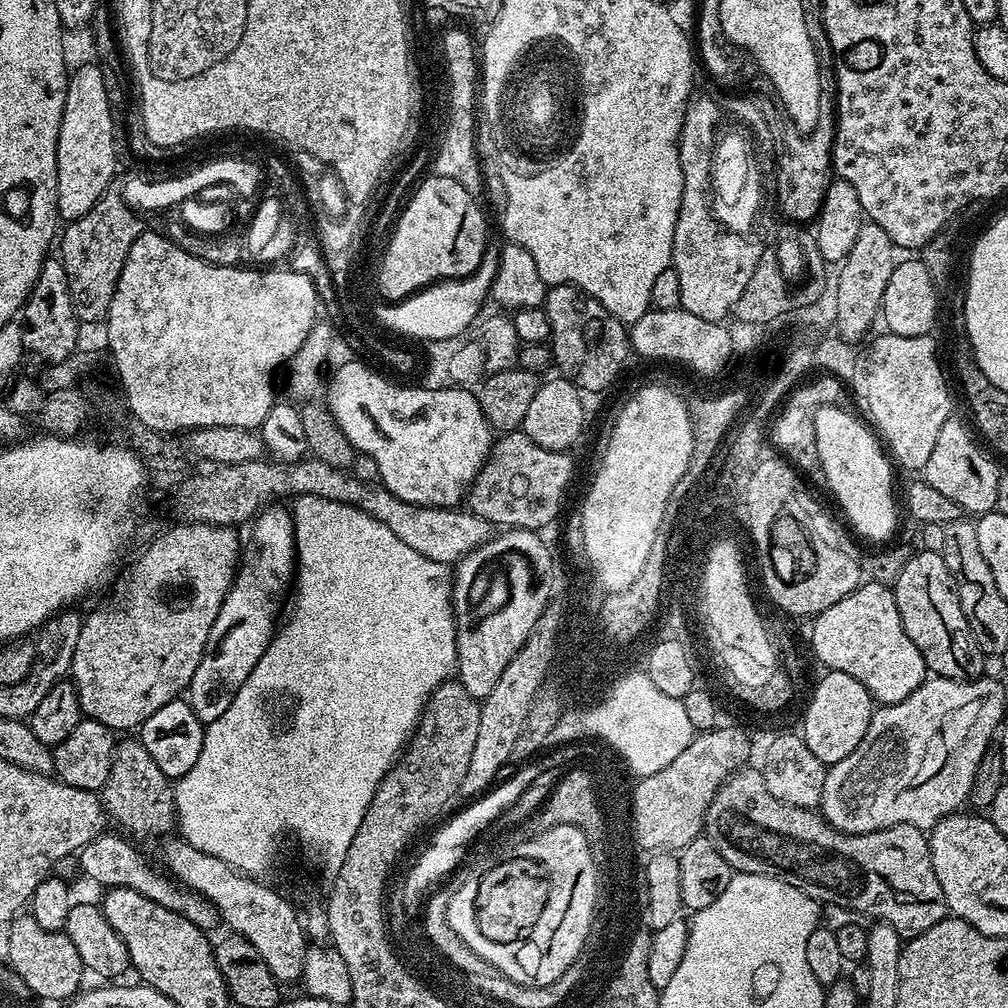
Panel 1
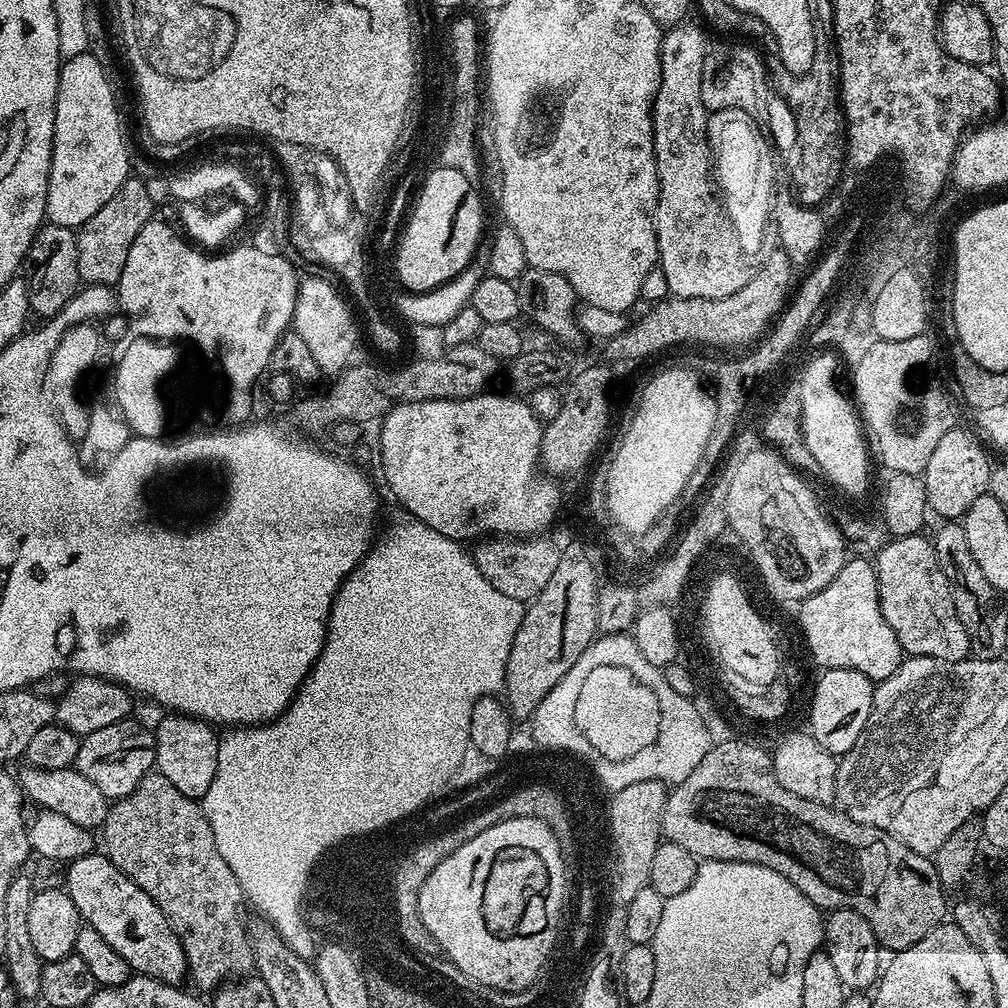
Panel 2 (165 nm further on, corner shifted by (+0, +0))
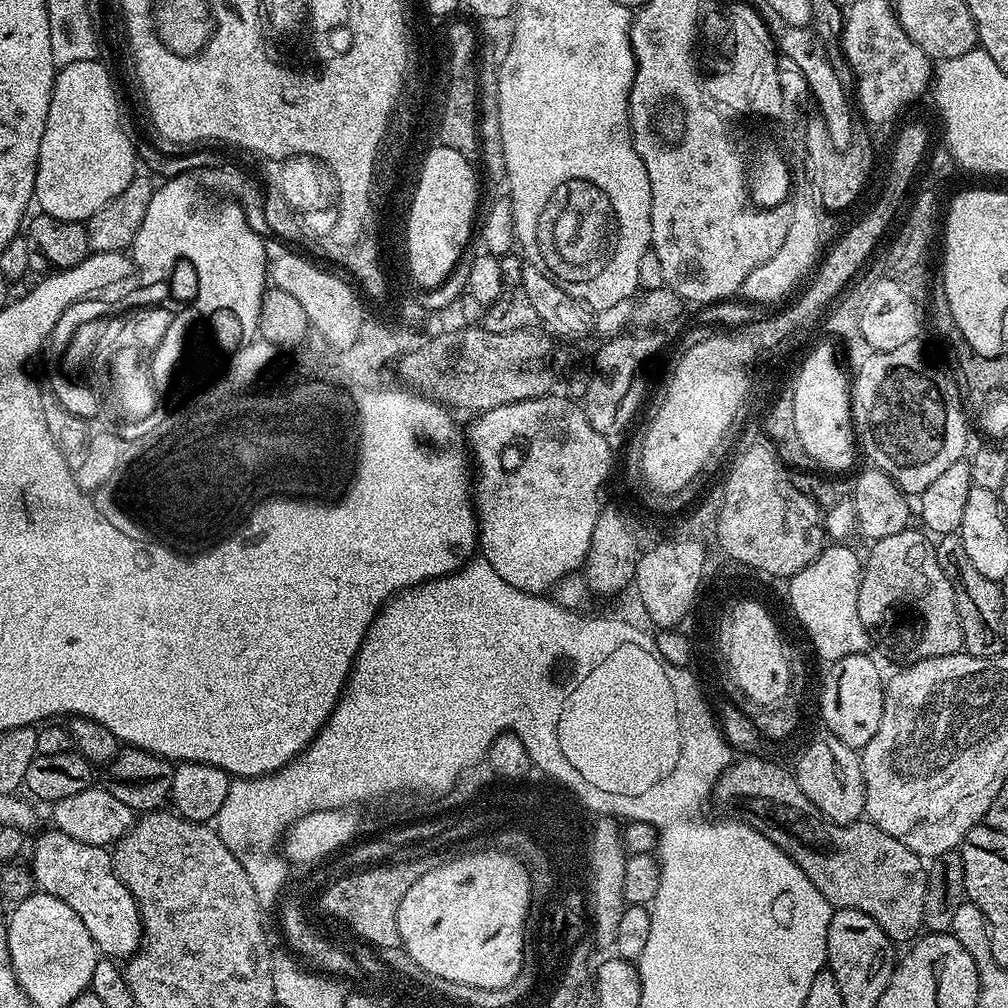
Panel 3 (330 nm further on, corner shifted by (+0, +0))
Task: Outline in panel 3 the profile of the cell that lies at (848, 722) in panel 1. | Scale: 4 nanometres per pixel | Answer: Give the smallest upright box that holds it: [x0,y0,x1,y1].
[824,652,885,750]

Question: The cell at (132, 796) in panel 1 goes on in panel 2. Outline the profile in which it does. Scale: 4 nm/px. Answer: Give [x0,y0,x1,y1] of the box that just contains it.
[102,770,254,993]

